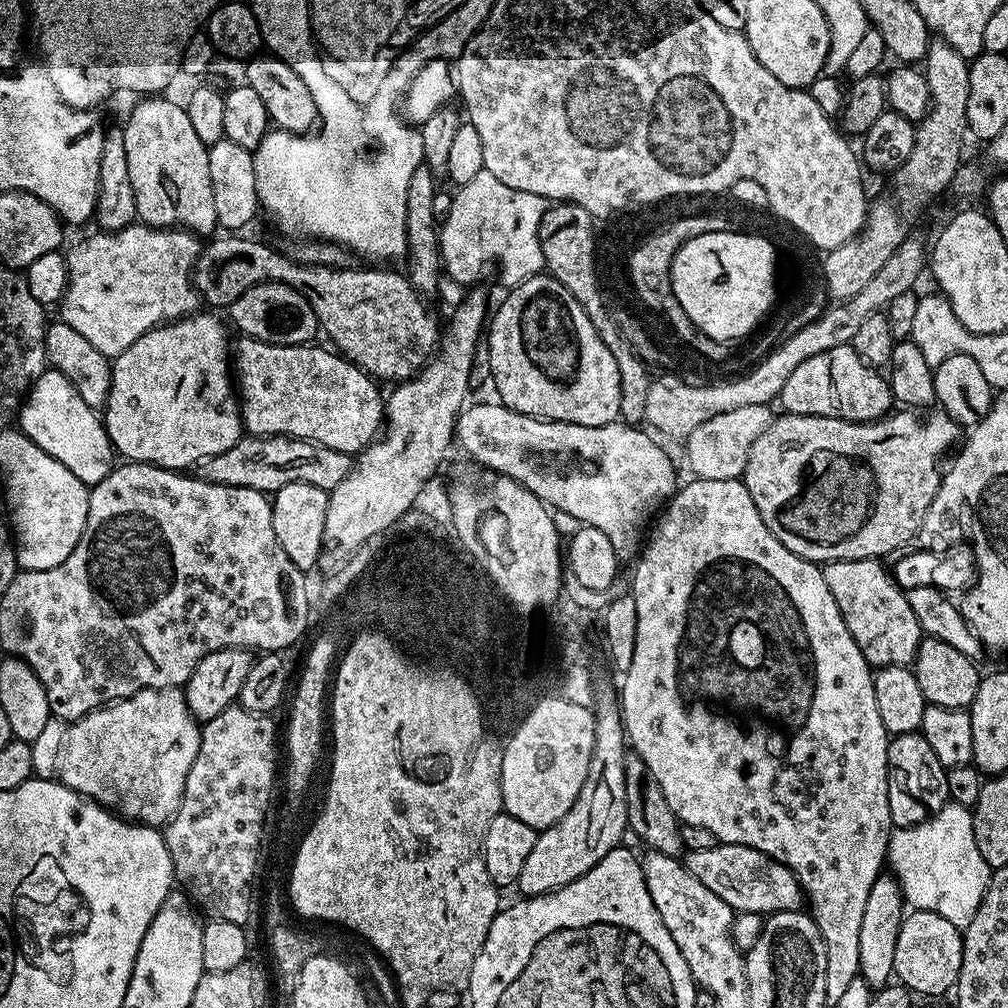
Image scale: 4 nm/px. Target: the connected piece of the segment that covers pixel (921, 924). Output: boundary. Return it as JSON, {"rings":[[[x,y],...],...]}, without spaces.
{"rings":[[[909,911],[898,930],[898,946],[894,946],[895,979],[917,997],[951,993],[962,970],[963,949],[964,937],[954,922],[946,922],[942,914]]]}

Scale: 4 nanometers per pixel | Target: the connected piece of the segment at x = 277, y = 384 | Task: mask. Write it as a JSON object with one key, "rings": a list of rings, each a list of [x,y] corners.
{"rings":[[[241,335],[239,339],[234,344],[234,380],[238,385],[240,419],[251,435],[293,436],[349,454],[363,452],[381,435],[386,424],[385,397],[382,392],[380,396],[376,389],[377,381],[351,360],[335,351],[332,353],[324,348],[312,348],[316,346],[311,343],[286,346],[267,344],[265,340],[255,340],[246,335]]]}

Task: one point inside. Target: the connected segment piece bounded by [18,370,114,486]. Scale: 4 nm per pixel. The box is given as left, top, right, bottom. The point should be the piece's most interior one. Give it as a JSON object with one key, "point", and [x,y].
{"point":[53,415]}

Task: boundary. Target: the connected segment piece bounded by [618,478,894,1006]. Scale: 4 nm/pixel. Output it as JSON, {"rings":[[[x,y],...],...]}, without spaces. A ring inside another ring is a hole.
{"rings":[[[692,478],[689,481],[685,488],[683,485],[669,499],[666,507],[659,513],[646,543],[635,561],[635,564],[637,563],[636,573],[632,576],[630,595],[634,598],[634,606],[638,606],[638,638],[634,642],[634,662],[630,662],[630,670],[623,673],[622,676],[624,689],[619,689],[618,692],[620,715],[624,718],[624,734],[631,751],[640,756],[642,762],[646,762],[646,766],[650,766],[650,774],[654,774],[654,778],[658,778],[658,786],[662,786],[662,794],[666,794],[666,802],[670,802],[670,810],[674,810],[681,825],[703,826],[705,830],[710,830],[710,834],[714,834],[721,844],[750,846],[754,850],[774,858],[779,864],[790,869],[798,878],[800,887],[804,889],[812,921],[818,926],[818,930],[822,934],[822,942],[826,946],[824,1003],[831,1006],[834,1002],[838,1002],[838,997],[850,986],[850,982],[854,982],[859,977],[858,942],[862,931],[862,917],[866,910],[866,898],[870,898],[870,886],[874,886],[876,879],[885,871],[888,858],[888,838],[894,831],[892,815],[890,814],[890,798],[888,797],[888,742],[890,737],[886,726],[882,726],[882,718],[878,715],[878,702],[874,699],[874,682],[872,681],[874,672],[866,662],[862,650],[858,650],[858,646],[838,610],[838,602],[834,602],[834,594],[830,594],[830,586],[826,586],[823,571],[811,560],[804,560],[798,554],[786,550],[786,546],[782,546],[782,542],[778,542],[778,538],[774,538],[774,534],[766,526],[766,522],[762,522],[762,514],[758,514],[758,506],[754,506],[754,498],[750,498],[750,490],[746,490],[743,479],[701,480]]]}

